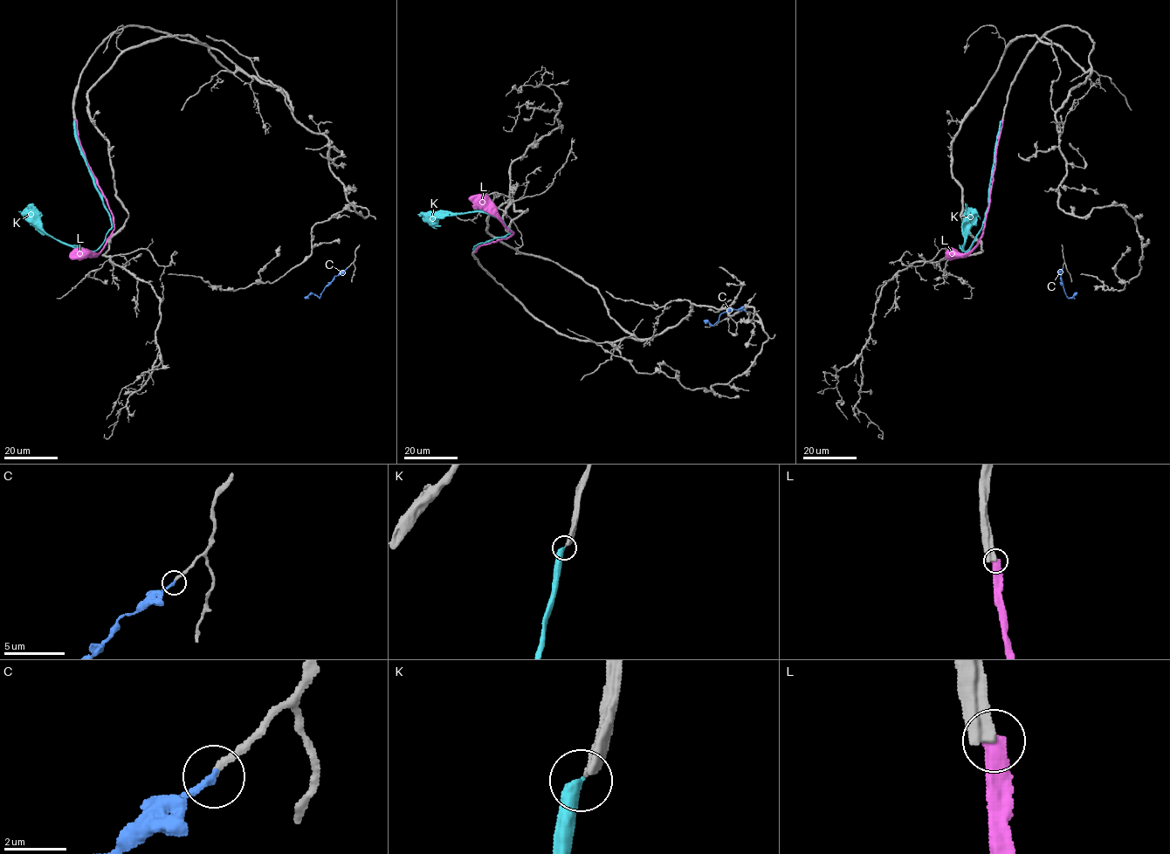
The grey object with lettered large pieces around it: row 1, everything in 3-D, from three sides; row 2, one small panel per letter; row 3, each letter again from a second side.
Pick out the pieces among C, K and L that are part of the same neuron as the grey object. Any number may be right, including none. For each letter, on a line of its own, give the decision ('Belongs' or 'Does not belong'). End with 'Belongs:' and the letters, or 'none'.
C: Belongs
K: Does not belong
L: Does not belong
Belongs: C

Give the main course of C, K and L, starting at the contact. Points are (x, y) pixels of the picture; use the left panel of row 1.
C: (347, 269), (335, 276), (320, 298), (313, 293), (304, 298)
K: (74, 120), (79, 148), (111, 223), (104, 242), (92, 251), (63, 244), (41, 227), (37, 213), (29, 203)
L: (76, 120), (80, 148), (106, 198), (113, 230), (98, 253), (69, 257)

